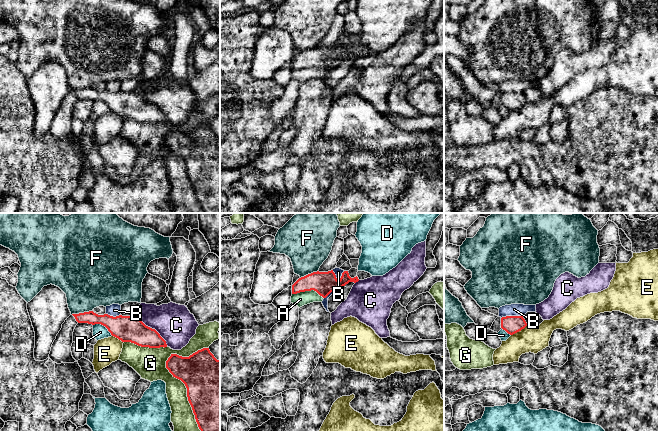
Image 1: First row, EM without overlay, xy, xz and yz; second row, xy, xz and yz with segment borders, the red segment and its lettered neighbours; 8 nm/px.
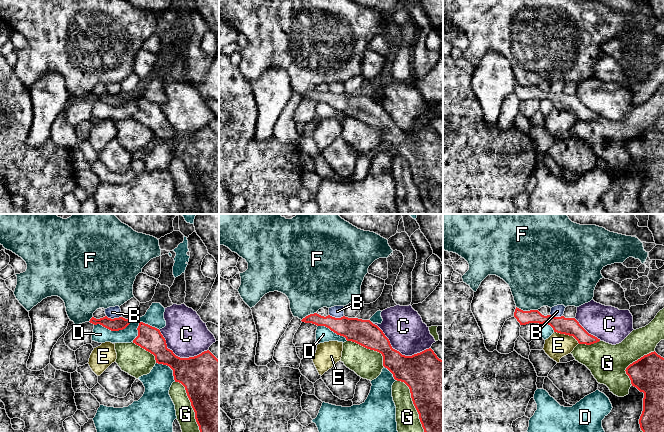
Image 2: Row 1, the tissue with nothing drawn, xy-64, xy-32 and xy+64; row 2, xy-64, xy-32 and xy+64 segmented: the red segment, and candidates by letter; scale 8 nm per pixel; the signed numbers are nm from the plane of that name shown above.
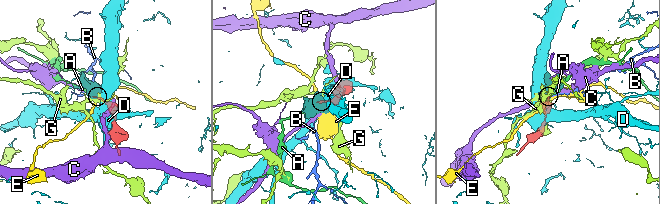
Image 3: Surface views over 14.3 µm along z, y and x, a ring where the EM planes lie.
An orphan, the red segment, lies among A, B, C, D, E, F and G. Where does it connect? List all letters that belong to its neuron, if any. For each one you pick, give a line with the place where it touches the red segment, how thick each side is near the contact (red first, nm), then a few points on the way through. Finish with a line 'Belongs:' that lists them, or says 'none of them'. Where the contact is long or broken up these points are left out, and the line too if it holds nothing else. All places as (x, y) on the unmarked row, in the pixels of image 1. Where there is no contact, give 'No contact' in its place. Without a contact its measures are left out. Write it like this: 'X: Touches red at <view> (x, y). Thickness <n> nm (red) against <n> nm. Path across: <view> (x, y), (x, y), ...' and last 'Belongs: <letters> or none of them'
A: Touches red at xz (308, 66). Thickness 180 nm (red) against 110 nm. Path across: xz (324, 59), (308, 66), (300, 75)
Belongs: A

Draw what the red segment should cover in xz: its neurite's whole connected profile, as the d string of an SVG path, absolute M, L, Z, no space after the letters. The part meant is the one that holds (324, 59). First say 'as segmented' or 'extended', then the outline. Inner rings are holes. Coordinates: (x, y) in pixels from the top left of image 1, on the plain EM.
extended; M333 46L313 48L299 54L292 61L291 79L300 84L313 78L322 78L331 68L340 66L349 58L358 57L358 53L351 54L348 47L344 47L339 56Z

